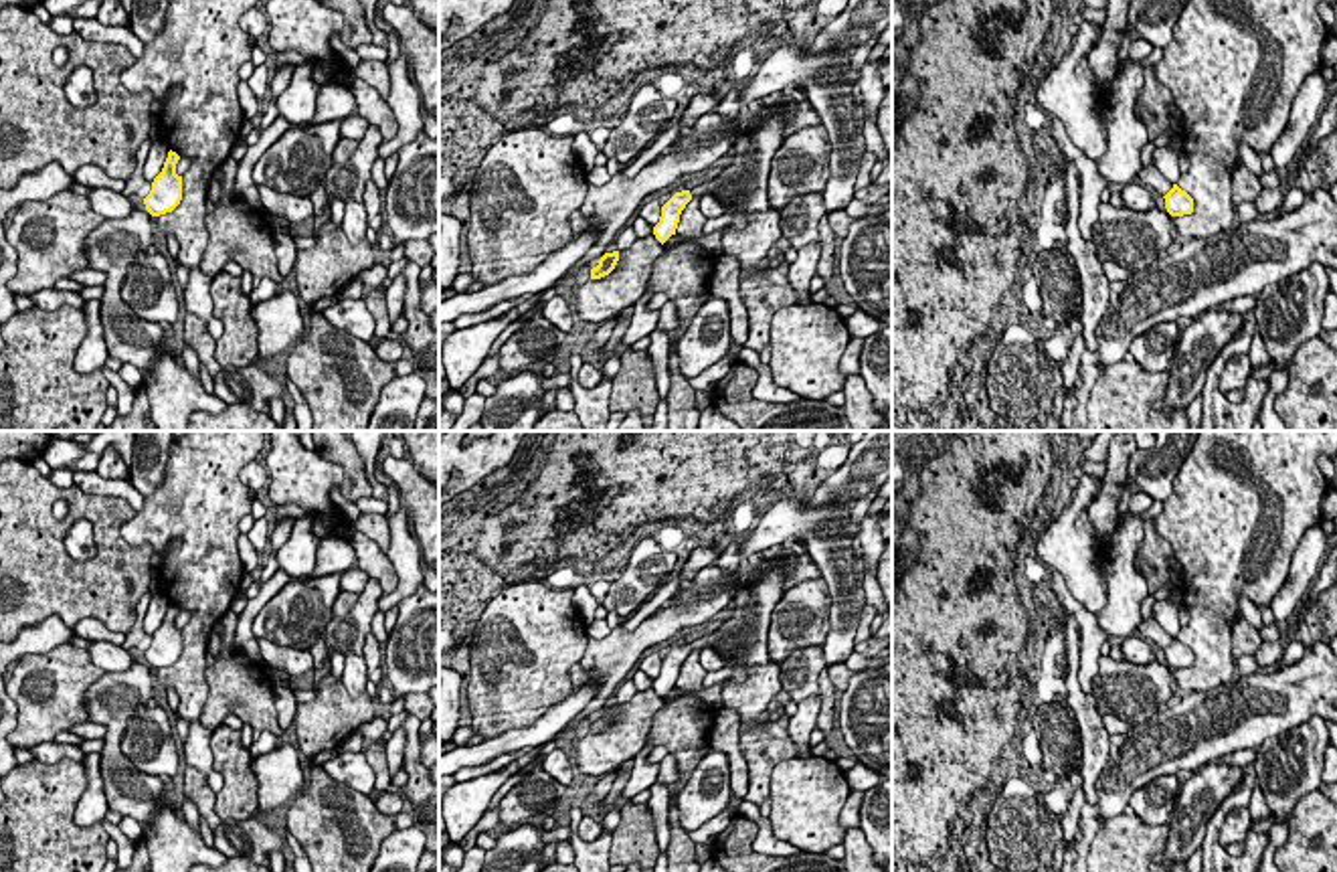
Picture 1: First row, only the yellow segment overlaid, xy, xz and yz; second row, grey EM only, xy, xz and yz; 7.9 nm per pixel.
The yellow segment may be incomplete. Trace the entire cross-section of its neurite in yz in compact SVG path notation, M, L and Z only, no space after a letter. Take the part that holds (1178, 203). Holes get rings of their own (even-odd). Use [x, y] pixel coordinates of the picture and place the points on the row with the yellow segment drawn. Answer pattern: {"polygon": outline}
{"polygon": "M1177 184L1163 196L1165 208L1171 216L1183 216L1193 212L1193 198Z"}

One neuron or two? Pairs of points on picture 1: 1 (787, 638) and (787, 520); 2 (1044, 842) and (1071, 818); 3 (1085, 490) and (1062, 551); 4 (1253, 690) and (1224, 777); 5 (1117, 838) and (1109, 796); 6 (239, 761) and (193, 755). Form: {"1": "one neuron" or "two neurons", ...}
{"1": "two neurons", "2": "two neurons", "3": "one neuron", "4": "two neurons", "5": "two neurons", "6": "two neurons"}

